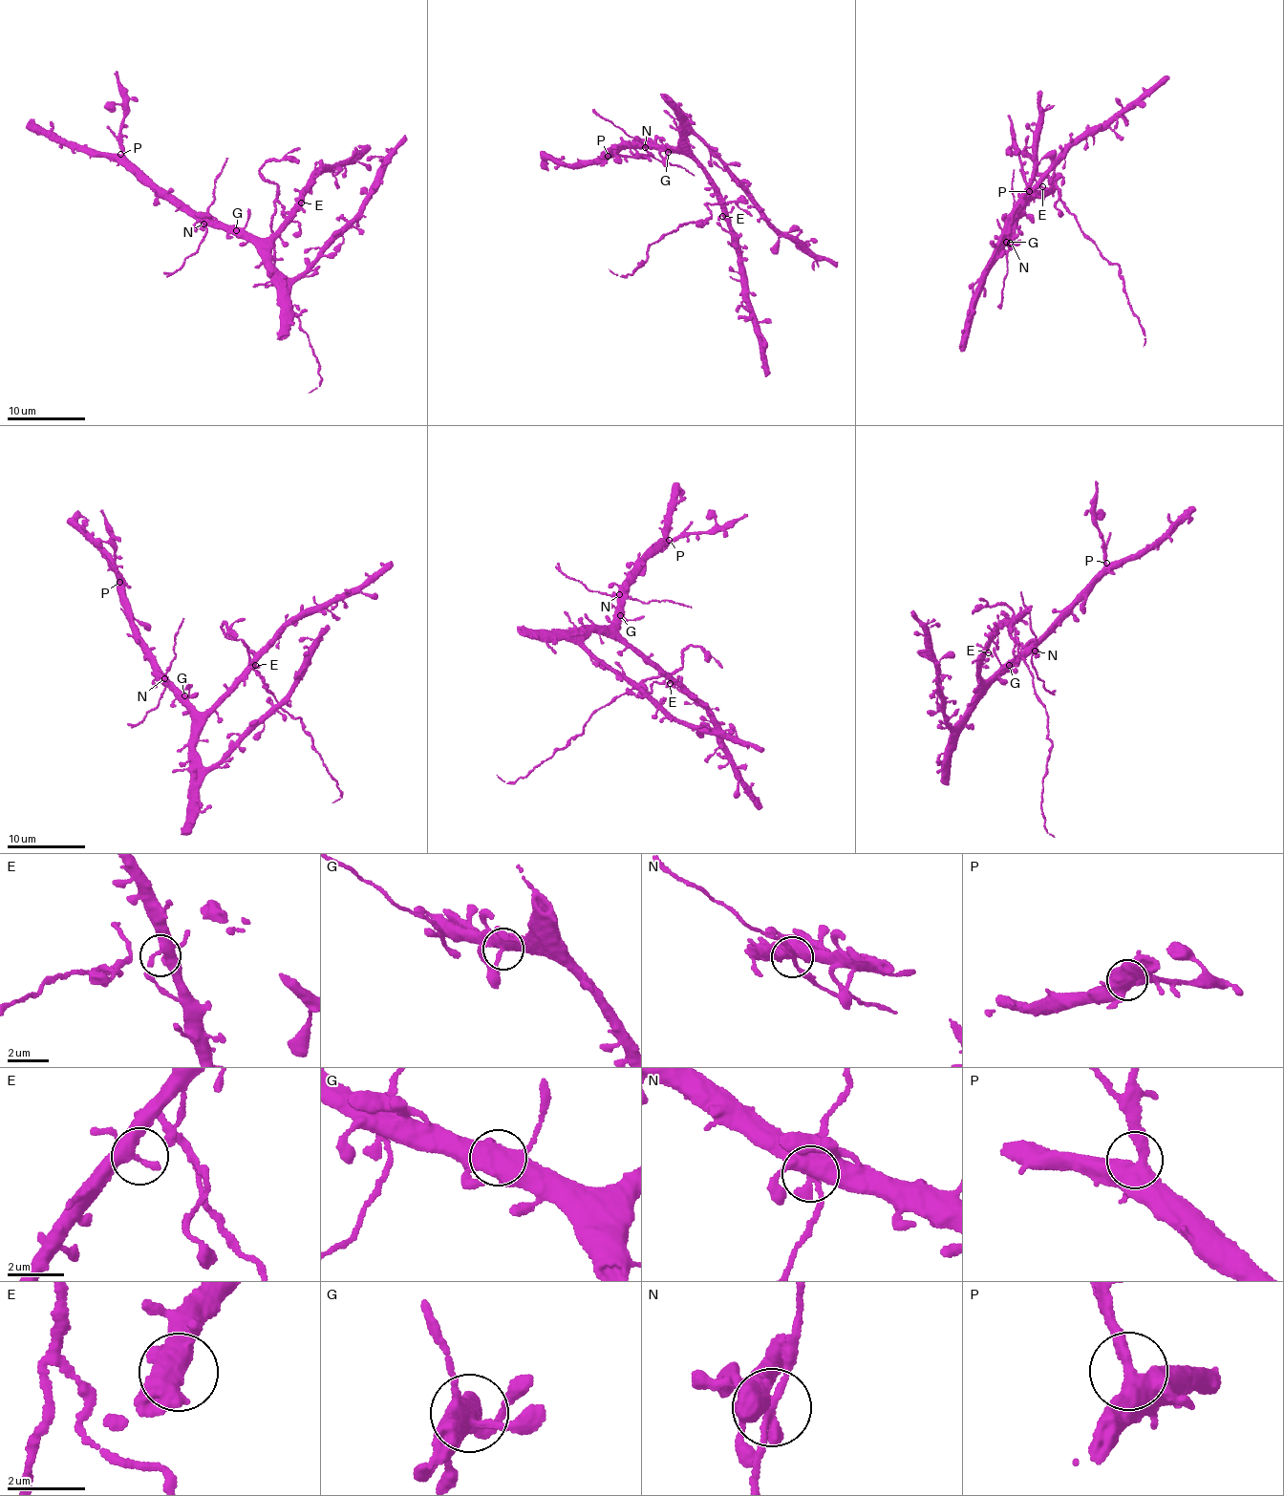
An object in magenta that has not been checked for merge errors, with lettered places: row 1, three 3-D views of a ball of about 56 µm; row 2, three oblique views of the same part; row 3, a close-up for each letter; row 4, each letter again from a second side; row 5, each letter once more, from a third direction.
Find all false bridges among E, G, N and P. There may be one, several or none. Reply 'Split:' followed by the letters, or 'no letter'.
Split: N

